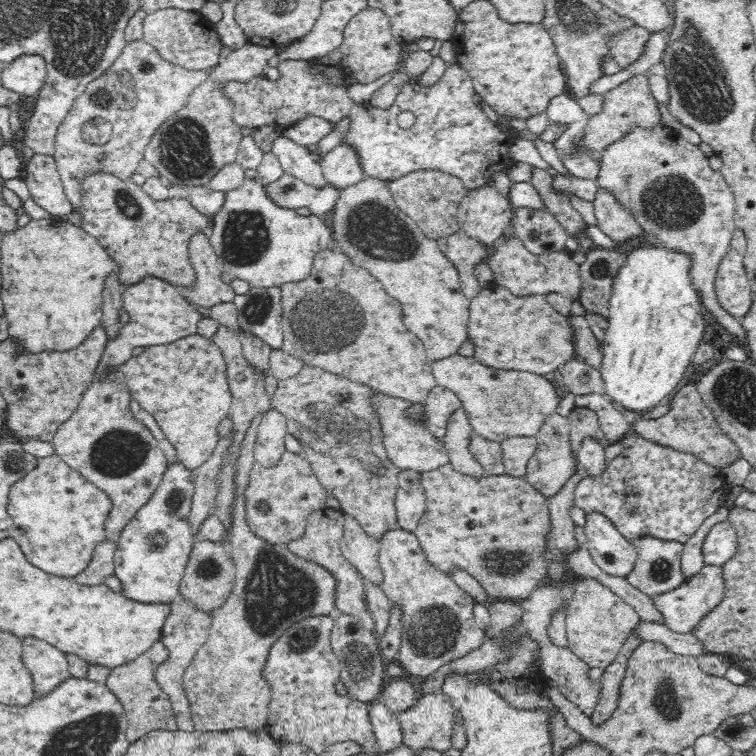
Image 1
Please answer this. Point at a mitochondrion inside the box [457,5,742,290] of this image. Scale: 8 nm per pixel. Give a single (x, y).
(701, 85)

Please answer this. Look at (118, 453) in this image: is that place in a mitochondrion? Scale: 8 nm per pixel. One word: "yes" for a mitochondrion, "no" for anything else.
yes

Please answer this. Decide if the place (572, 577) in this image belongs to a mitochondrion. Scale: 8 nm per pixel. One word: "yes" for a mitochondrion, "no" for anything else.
no

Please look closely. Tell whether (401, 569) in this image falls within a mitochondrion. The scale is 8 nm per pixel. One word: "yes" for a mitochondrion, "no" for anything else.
no

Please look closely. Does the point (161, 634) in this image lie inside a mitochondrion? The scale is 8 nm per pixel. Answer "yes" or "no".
no

